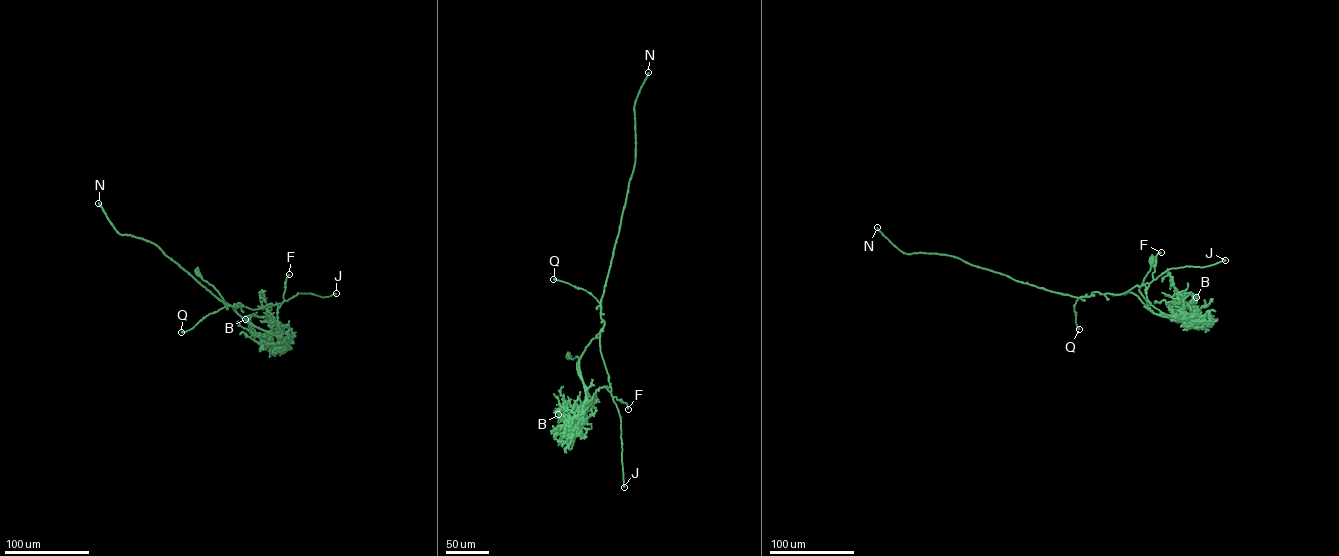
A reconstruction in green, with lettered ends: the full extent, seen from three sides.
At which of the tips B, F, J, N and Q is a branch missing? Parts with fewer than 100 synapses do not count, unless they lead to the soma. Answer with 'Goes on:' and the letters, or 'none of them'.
Goes on: N

